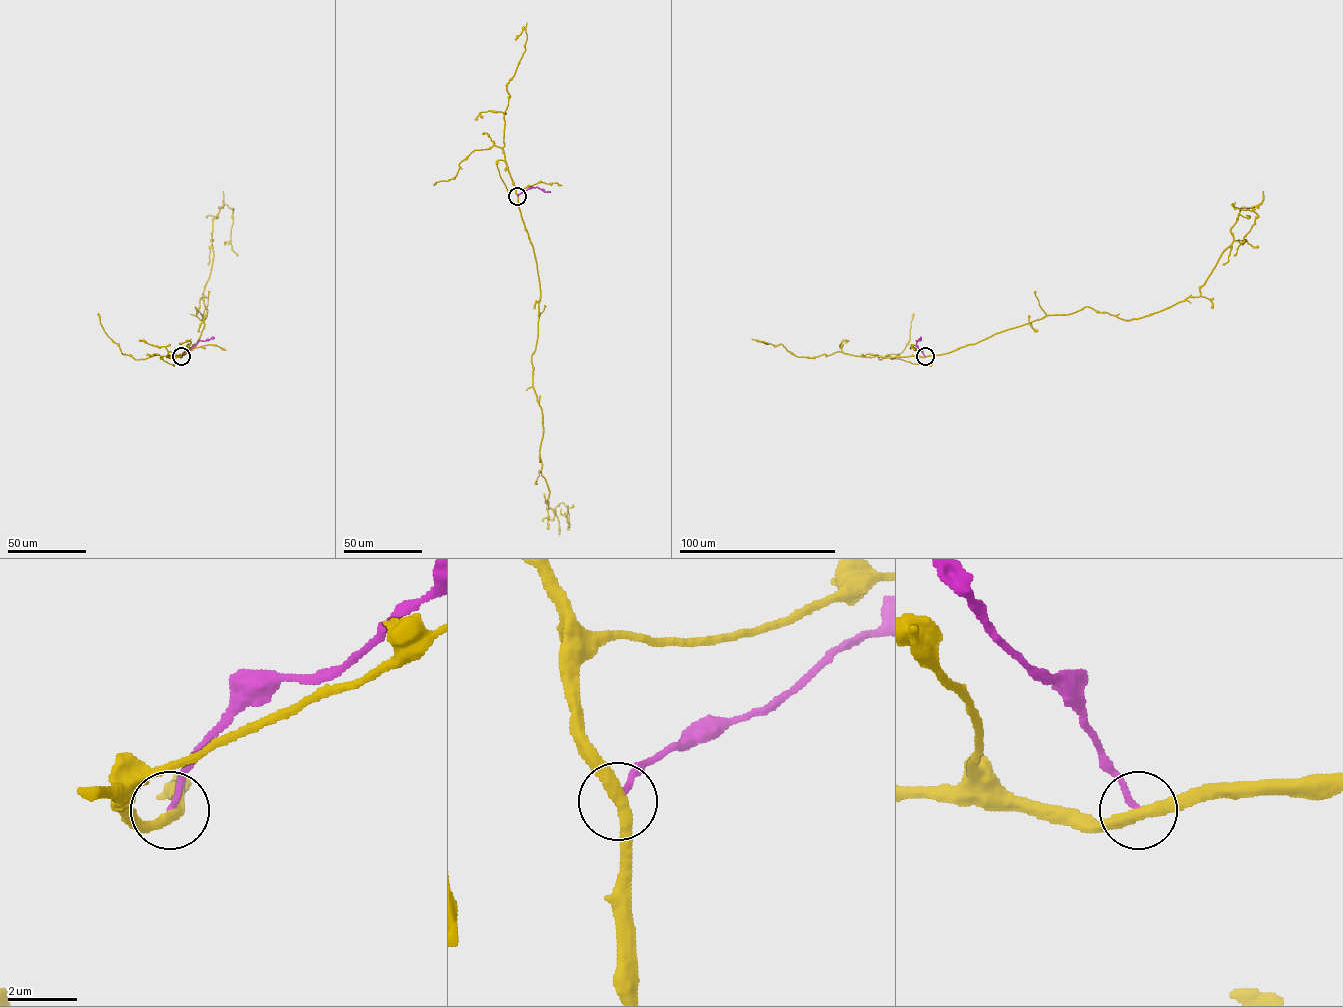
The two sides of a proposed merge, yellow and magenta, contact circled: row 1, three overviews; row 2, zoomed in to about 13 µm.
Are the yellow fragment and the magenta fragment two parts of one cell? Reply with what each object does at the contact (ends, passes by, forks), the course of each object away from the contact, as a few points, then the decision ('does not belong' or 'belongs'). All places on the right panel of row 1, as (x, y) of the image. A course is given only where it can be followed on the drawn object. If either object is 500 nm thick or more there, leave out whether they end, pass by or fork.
yellow passes by | magenta ends | yellow via (925, 356), (1086, 306), (1130, 320), (1198, 297), (1233, 240), (1240, 209), (1232, 204), (1257, 214), (1234, 255) | magenta via (925, 356), (916, 344), (916, 340), (921, 337) | does not belong

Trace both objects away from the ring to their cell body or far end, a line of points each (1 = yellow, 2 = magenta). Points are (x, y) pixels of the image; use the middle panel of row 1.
1: (517, 196), (539, 281), (531, 357), (543, 428), (539, 471), (548, 507), (567, 508), (568, 528), (573, 505)
2: (517, 196), (532, 187), (550, 192)

